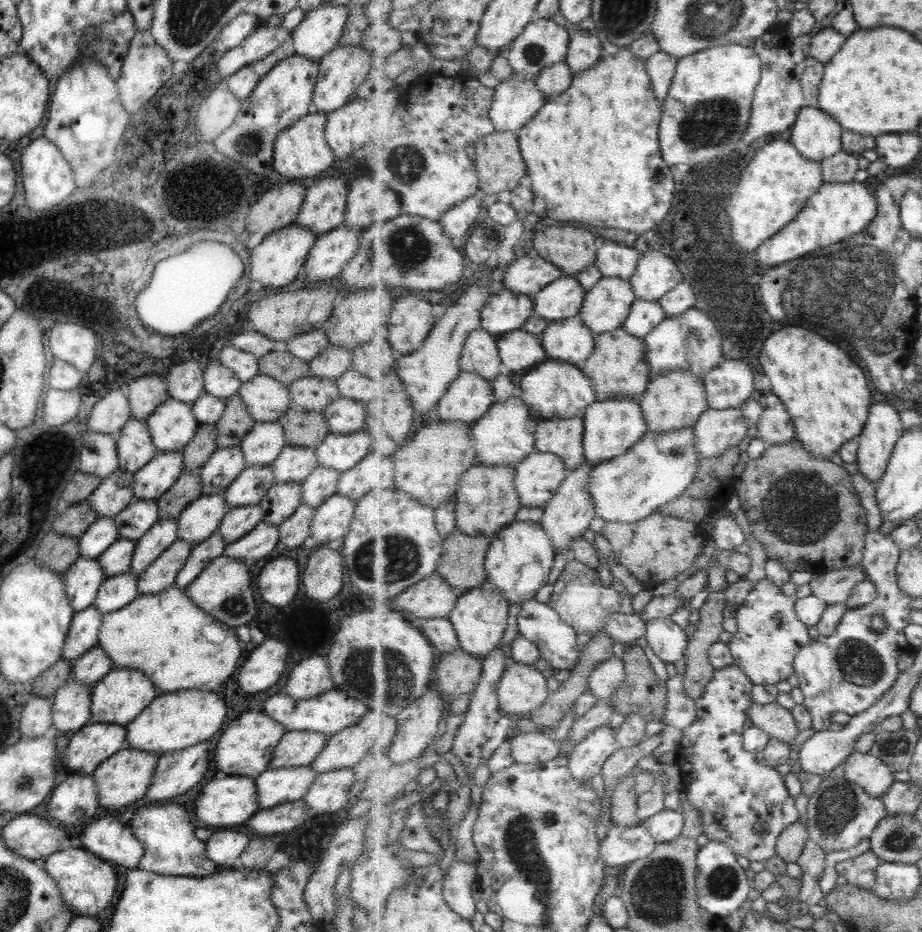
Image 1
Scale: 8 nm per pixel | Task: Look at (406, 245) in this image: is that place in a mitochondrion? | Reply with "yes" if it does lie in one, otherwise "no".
yes

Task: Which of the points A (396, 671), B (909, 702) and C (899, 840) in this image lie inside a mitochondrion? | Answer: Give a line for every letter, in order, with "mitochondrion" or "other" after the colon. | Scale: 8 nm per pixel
A: mitochondrion
B: other
C: mitochondrion

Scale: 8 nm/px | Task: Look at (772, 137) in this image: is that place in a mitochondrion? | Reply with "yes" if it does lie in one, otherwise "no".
no

